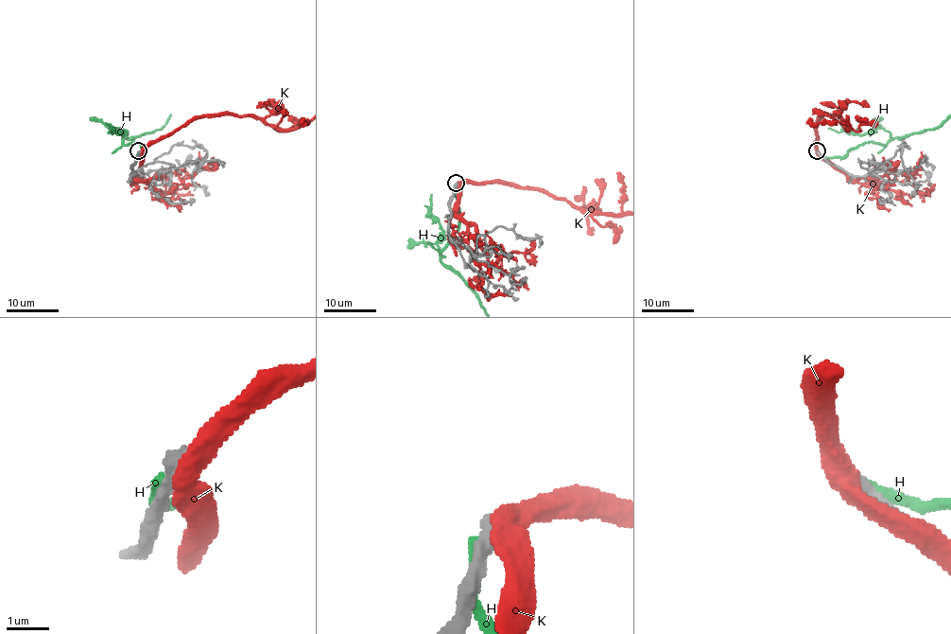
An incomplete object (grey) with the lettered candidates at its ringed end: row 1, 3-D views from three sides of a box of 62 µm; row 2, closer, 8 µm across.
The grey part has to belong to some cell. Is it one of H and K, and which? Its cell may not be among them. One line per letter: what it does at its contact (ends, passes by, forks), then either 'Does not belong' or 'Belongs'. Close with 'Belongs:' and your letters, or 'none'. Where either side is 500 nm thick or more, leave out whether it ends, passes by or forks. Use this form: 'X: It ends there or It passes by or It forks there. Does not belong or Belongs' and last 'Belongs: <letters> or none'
H: It ends there. Does not belong
K: It passes by. Does not belong
Belongs: none

